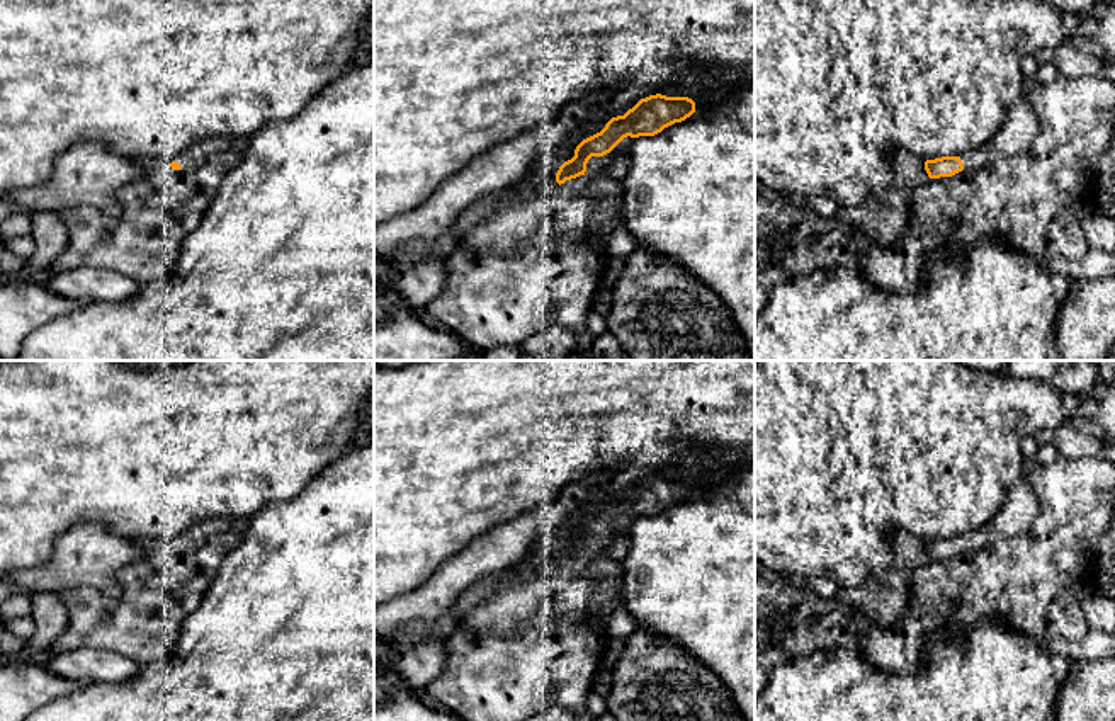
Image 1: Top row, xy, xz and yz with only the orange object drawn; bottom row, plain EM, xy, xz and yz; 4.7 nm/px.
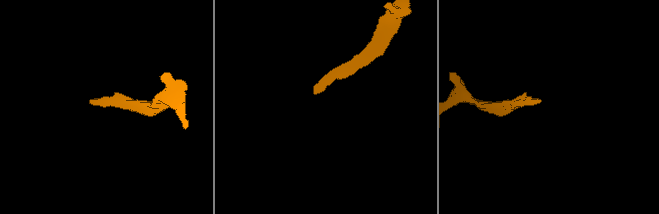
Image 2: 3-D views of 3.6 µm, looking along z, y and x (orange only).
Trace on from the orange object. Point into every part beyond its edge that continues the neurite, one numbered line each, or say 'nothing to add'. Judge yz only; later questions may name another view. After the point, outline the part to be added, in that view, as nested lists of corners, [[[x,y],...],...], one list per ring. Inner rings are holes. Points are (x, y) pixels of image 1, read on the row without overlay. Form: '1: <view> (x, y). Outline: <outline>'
1: yz (1015, 517). Outline: [[[1022,476],[1010,486],[999,510],[981,529],[960,537],[962,546],[971,551],[986,548],[999,539],[1020,537],[1033,527],[1039,510],[1040,503],[1035,491]]]

